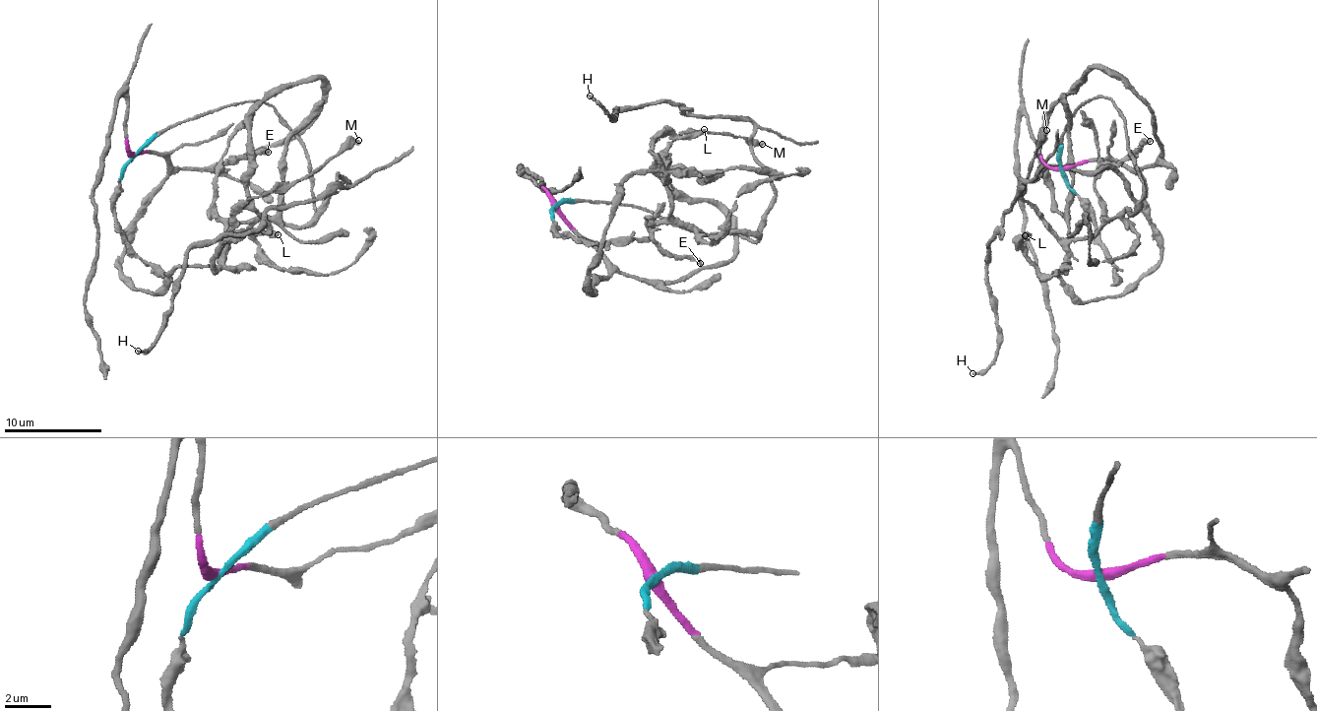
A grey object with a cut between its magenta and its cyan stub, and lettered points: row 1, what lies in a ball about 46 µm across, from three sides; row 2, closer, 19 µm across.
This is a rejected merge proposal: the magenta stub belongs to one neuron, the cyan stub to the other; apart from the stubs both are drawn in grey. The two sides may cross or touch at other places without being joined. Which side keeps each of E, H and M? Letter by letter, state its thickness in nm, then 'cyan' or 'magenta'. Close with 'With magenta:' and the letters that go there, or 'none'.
E: 280 nm | cyan
H: 170 nm | cyan
M: 400 nm | cyan
With magenta: none

